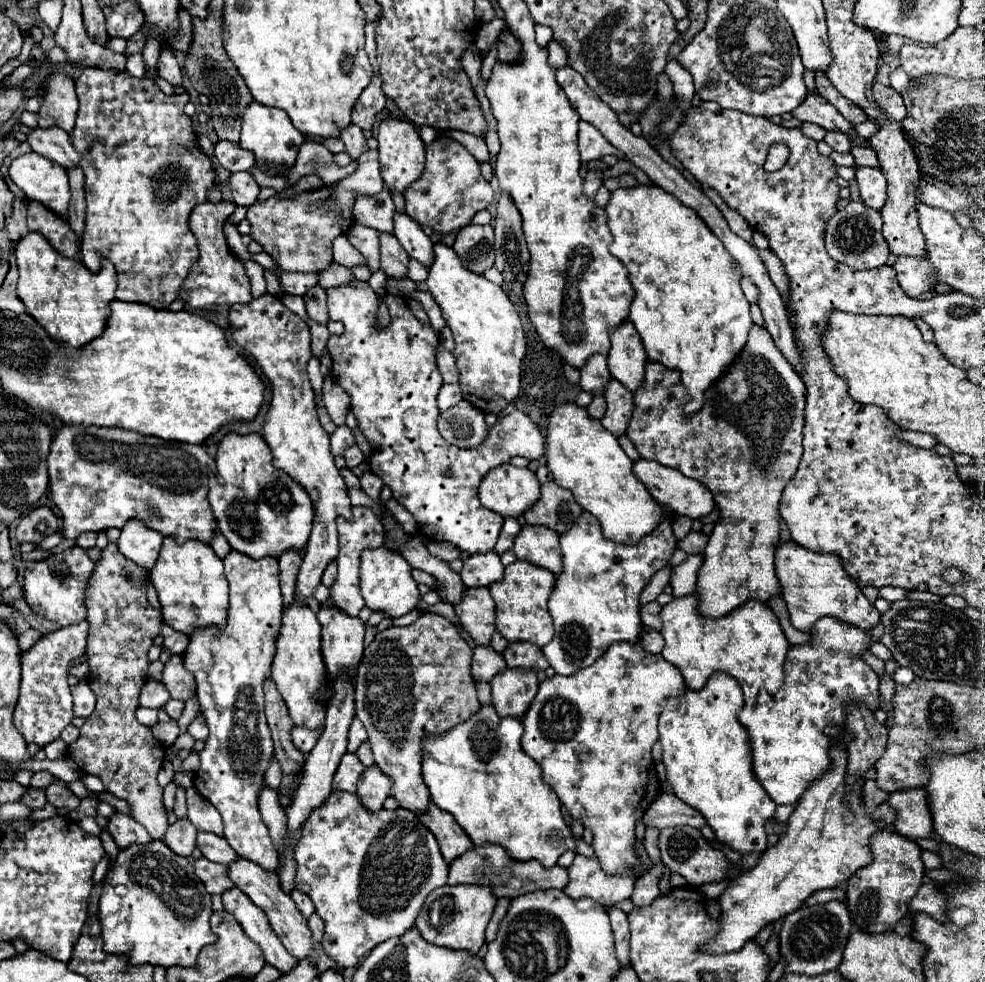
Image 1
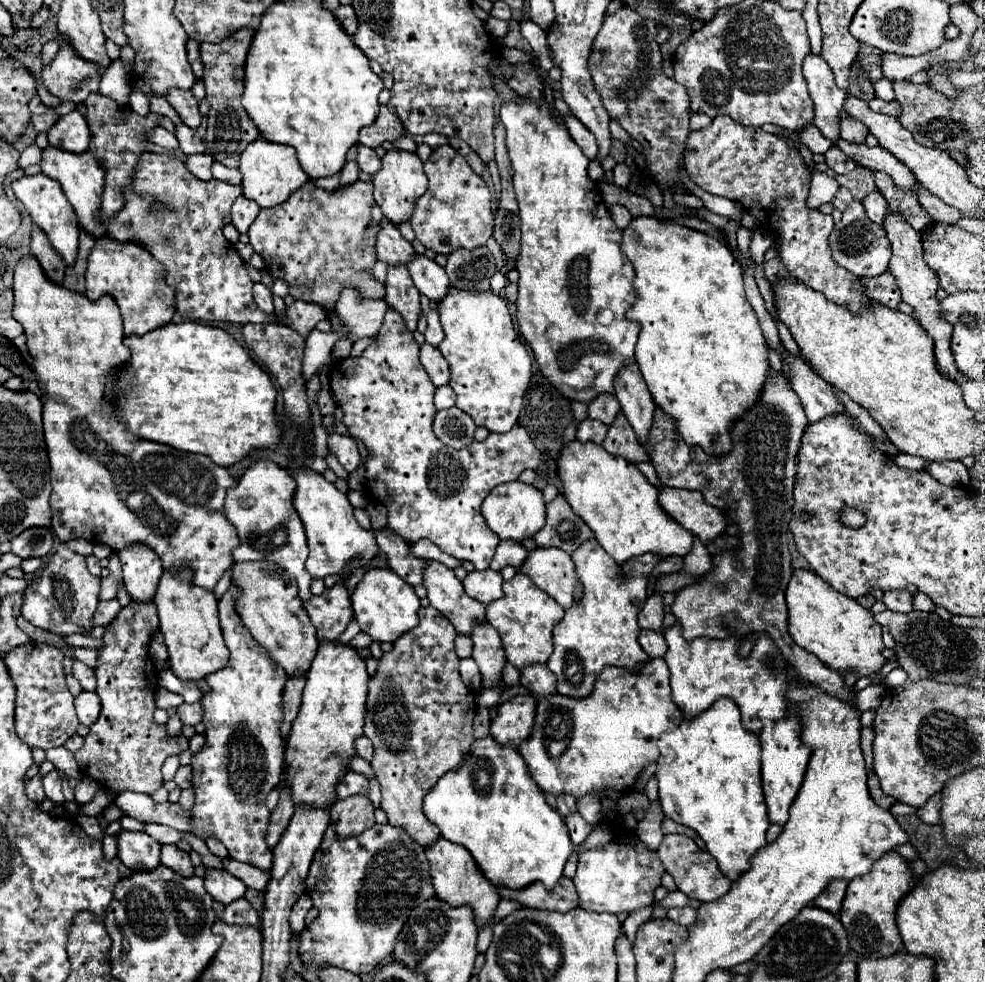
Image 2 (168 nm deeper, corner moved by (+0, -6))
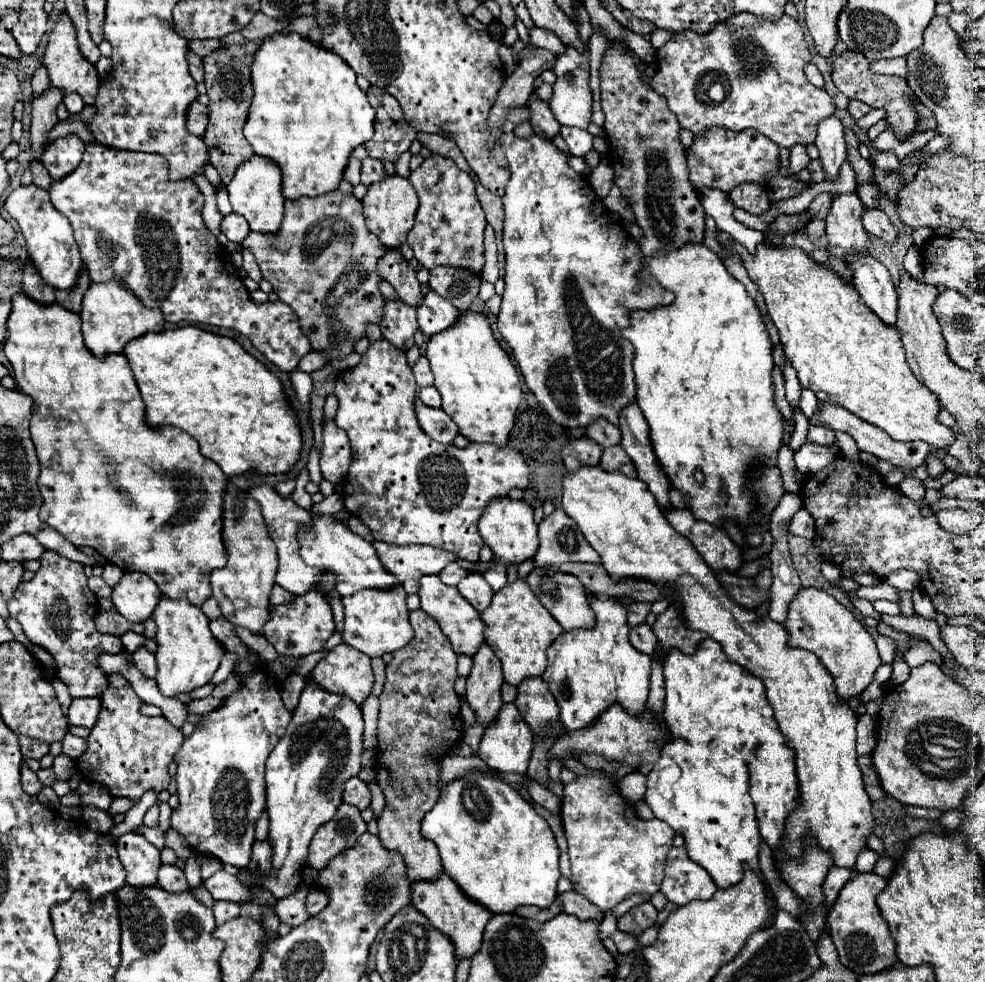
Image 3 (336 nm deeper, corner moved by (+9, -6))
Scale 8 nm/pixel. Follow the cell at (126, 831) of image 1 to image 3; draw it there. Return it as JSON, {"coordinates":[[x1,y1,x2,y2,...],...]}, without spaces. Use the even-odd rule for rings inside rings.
{"coordinates":[[126,833,118,839,118,855,126,869,126,883,132,887,152,887,160,869,160,851,142,835]]}

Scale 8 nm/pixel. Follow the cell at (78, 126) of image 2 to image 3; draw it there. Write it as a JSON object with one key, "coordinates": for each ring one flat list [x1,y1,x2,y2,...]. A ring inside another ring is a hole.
{"coordinates":[[76,135,62,137,50,143,42,155,42,163,48,169,52,181,62,179,70,171,74,171,80,165,84,149,84,143]]}

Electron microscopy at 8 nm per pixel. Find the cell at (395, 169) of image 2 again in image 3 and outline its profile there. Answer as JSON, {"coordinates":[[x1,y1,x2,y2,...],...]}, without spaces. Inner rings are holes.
{"coordinates":[[386,175,384,181,368,187,368,193,362,203,364,203,366,227,384,243,384,247,400,249,406,243,408,231,414,227,414,215,418,211,418,197,416,197,416,191,412,189,410,181,402,179,398,175,394,175,394,177]]}

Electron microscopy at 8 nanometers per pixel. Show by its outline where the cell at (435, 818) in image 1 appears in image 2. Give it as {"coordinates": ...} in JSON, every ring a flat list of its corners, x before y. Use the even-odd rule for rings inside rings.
{"coordinates":[[439,837,437,843,433,843,433,847,427,847,427,859,431,863,431,879,435,885,435,895,439,899,445,899,453,907,457,905,473,907,475,921,479,927,489,923,499,903,499,895,491,883,485,883,485,875,477,871,477,863,473,863,473,857,463,847,457,847,457,843,453,845,445,837]]}

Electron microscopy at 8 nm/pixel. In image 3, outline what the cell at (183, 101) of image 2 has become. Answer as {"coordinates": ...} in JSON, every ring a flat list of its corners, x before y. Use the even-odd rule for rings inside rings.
{"coordinates":[[192,103,192,107,188,109,188,131,202,137,208,125,208,107,202,103]]}

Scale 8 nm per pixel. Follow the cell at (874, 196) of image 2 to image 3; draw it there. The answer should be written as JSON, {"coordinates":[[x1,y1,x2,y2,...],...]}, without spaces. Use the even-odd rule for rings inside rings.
{"coordinates":[[880,209,866,211,864,217,862,217,862,221,864,221,864,229,866,229,870,235,882,239,882,241,888,243,888,245,894,245,894,243,896,243,896,239,898,239,898,229,892,225,892,221,890,221]]}

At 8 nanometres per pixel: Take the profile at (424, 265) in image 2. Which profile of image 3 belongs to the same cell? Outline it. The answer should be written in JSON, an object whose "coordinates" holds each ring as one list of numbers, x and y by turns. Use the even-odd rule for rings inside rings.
{"coordinates":[[436,291,426,293,424,303,418,307,418,323,422,333,436,335,440,331,446,331,460,319,460,311,452,307,444,297,436,295]]}

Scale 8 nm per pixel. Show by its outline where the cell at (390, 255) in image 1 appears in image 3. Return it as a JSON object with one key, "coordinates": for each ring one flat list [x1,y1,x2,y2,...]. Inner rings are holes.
{"coordinates":[[386,301,380,329,384,339,394,343,396,349,408,351,414,345,414,333,418,331,416,311,402,301]]}

